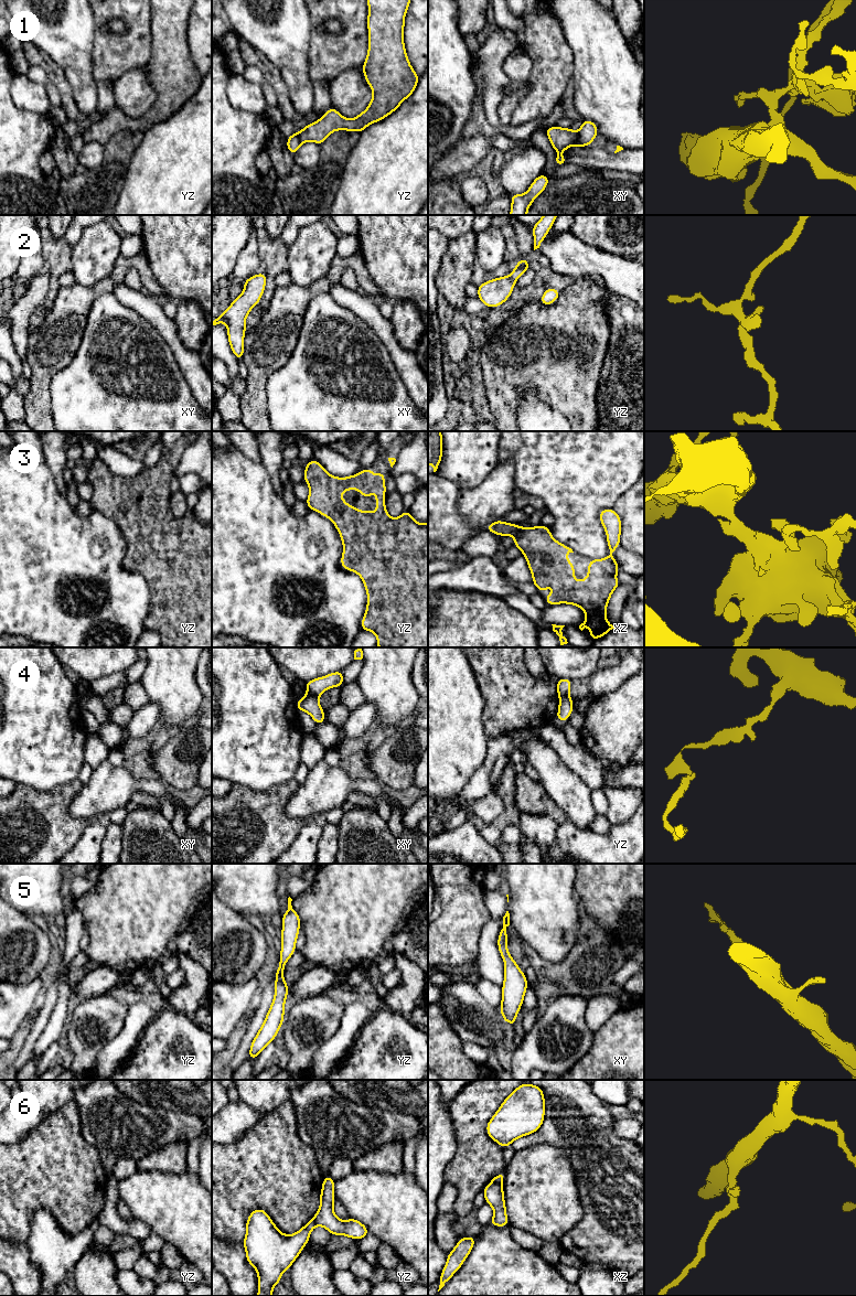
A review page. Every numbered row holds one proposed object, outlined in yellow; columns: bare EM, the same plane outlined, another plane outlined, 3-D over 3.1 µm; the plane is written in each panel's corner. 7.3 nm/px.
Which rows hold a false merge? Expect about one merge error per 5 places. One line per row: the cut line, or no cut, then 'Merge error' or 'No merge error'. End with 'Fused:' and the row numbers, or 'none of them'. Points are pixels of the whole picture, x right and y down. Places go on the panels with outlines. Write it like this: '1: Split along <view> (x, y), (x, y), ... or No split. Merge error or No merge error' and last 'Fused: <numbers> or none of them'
1: Split along xy (578, 132), (578, 139), (573, 143). Merge error
2: No split. No merge error
3: No split. No merge error
4: Split along xy (307, 693), (317, 697). Merge error
5: No split. No merge error
6: Split along xz (491, 1180), (501, 1184). Merge error
Fused: 1, 4, 6

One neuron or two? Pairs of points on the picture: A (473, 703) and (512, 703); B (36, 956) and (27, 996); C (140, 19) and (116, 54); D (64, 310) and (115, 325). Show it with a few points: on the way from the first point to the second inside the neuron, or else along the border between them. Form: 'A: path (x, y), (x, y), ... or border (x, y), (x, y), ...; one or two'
A: border (474, 678), (483, 700), (483, 729); two
B: border (39, 975), (25, 984), (11, 984); two
C: path (131, 28), (119, 45); one
D: border (98, 296), (92, 304), (81, 342); two

